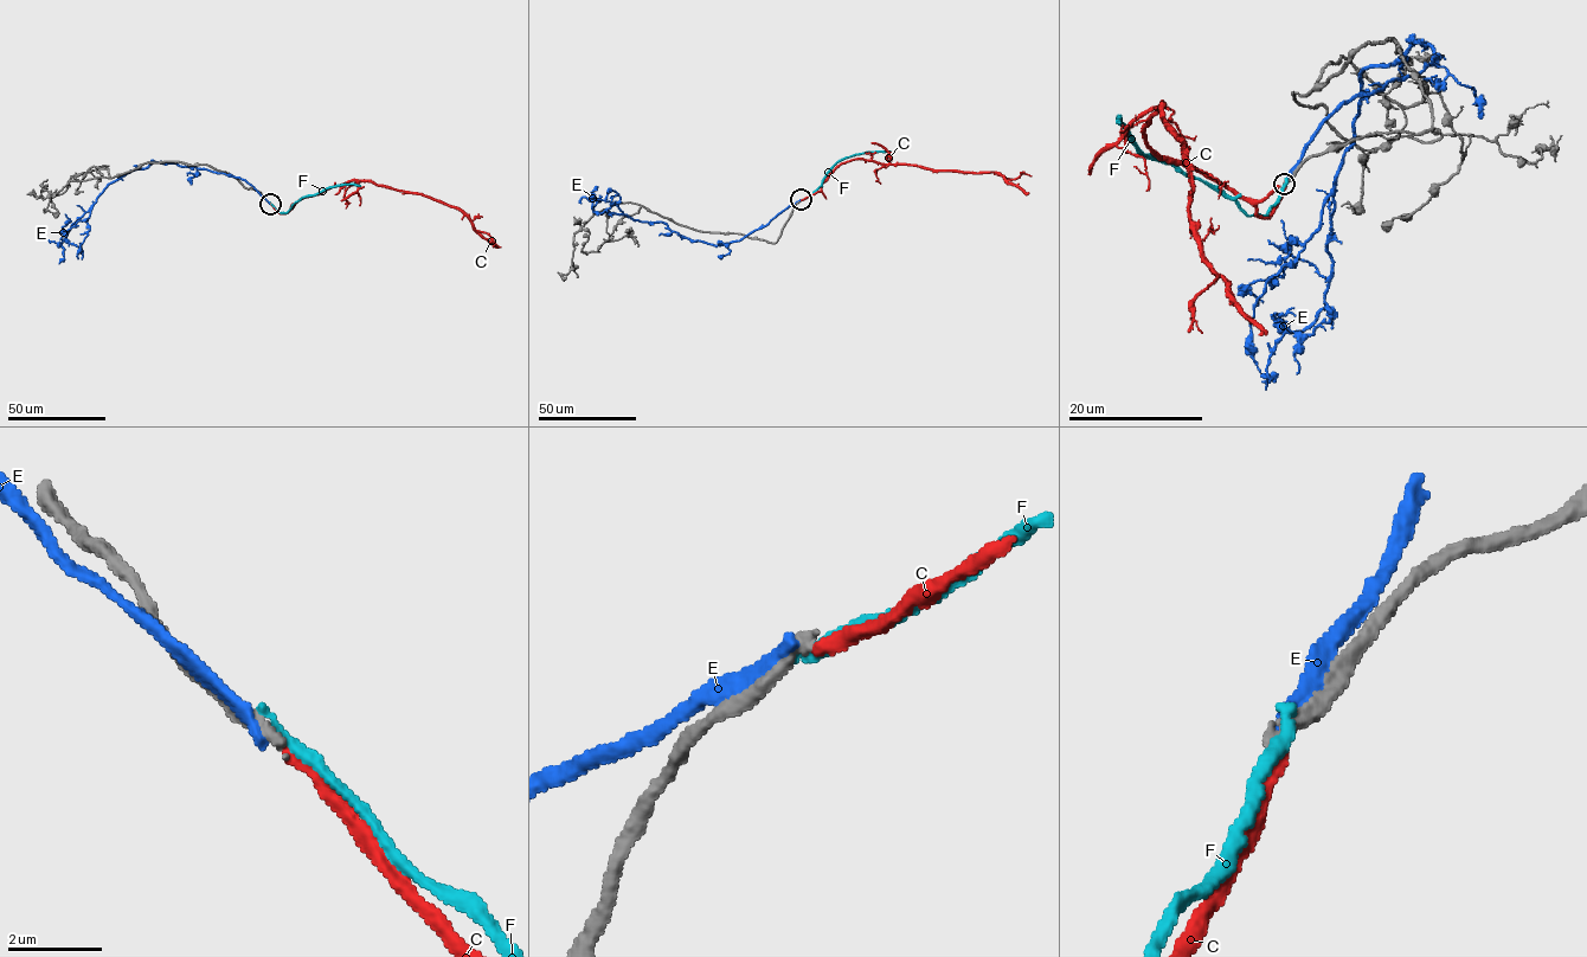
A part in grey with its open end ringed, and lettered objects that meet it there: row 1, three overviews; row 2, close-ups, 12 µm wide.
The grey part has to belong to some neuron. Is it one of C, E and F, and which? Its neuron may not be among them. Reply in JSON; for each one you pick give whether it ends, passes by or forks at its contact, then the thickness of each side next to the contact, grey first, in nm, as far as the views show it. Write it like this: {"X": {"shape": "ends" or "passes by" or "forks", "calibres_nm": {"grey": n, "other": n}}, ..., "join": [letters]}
{"join": []}

